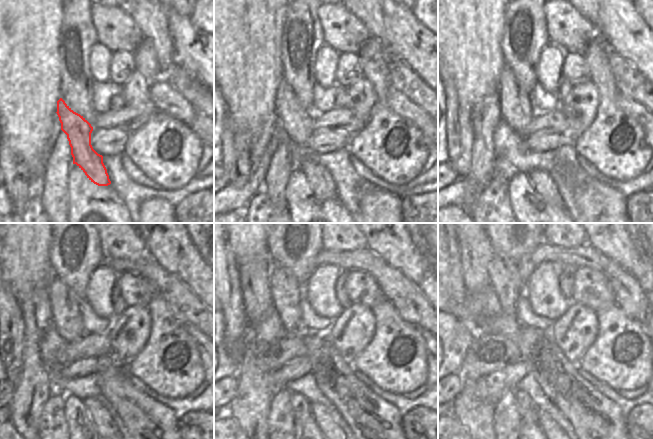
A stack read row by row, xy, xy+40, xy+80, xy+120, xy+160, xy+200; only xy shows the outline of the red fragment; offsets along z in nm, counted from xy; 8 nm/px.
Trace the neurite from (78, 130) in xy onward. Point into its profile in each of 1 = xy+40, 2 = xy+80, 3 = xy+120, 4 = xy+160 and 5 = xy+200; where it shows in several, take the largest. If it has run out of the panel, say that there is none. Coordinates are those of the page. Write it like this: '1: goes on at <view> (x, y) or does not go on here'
1: goes on at xy+40 (296, 121)
2: goes on at xy+80 (515, 107)
3: goes on at xy+120 (65, 317)
4: goes on at xy+160 (286, 294)
5: goes on at xy+200 (505, 281)

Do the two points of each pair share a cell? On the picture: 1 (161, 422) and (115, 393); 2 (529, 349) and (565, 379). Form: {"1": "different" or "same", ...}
{"1": "same", "2": "same"}

